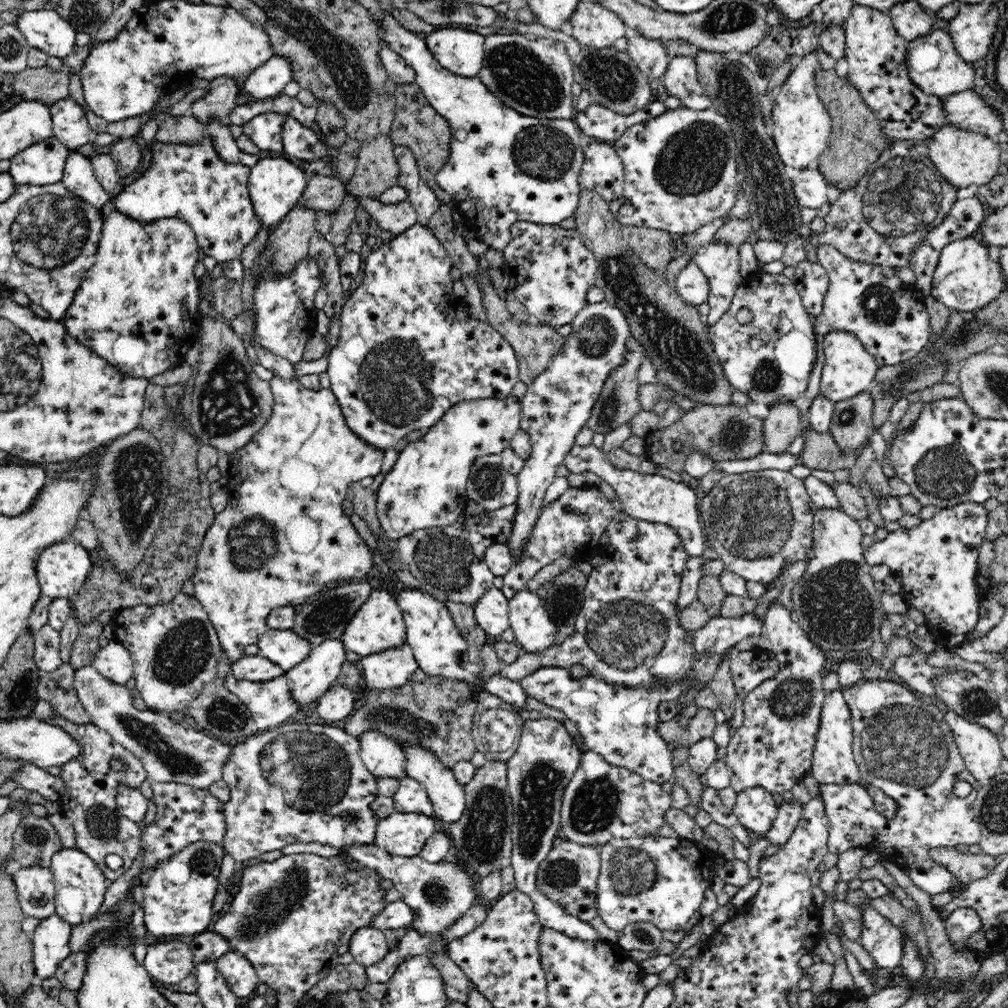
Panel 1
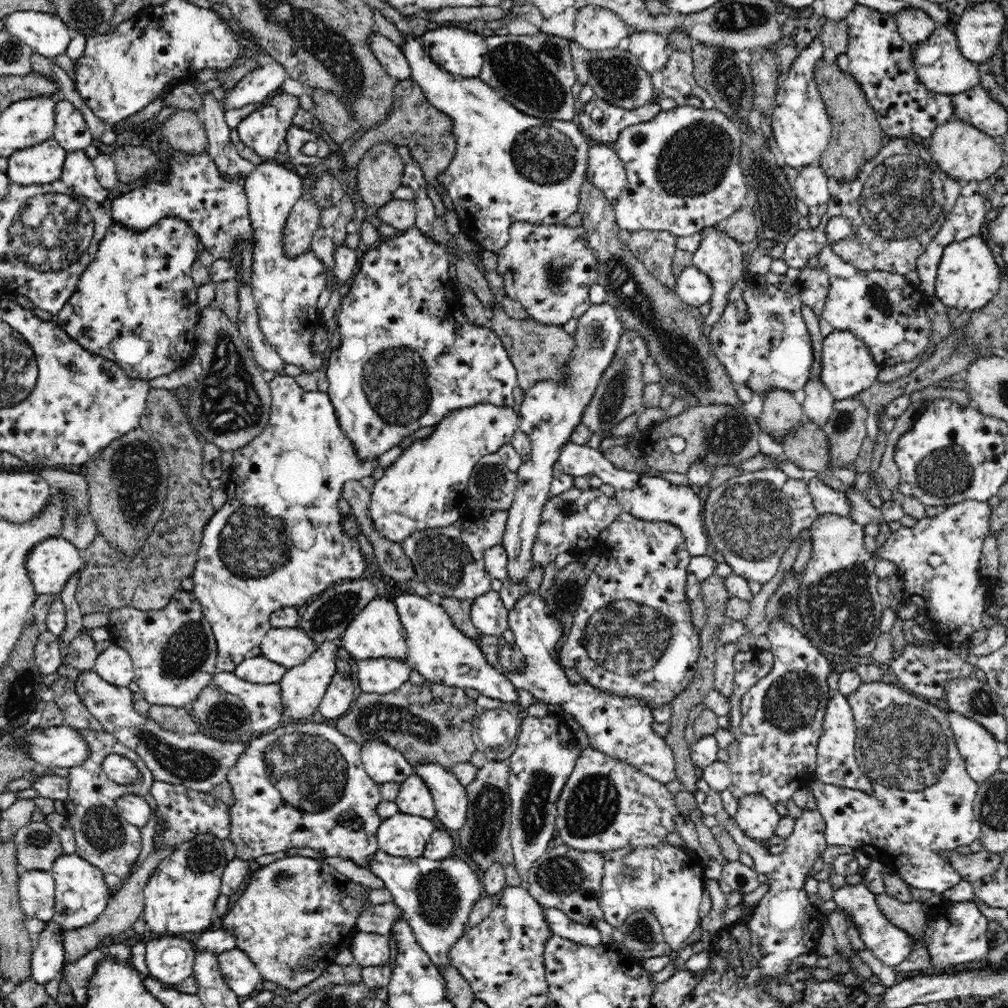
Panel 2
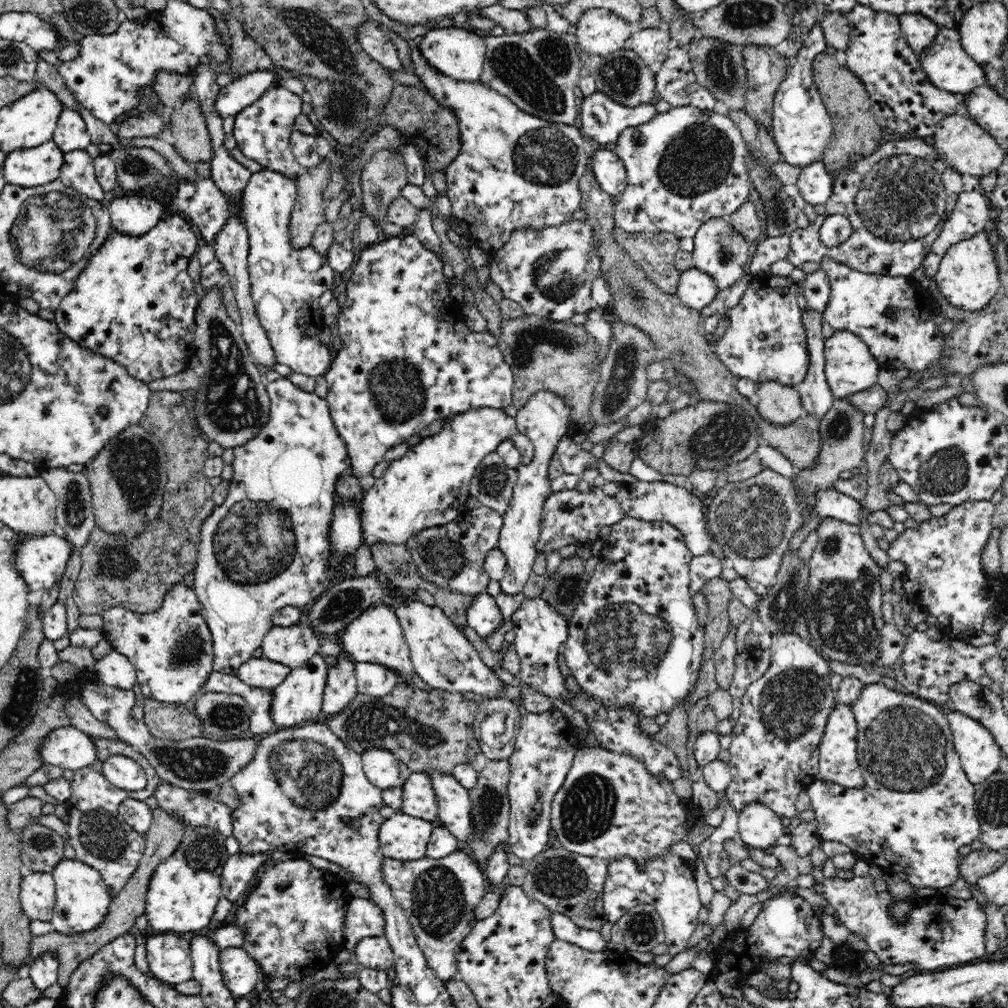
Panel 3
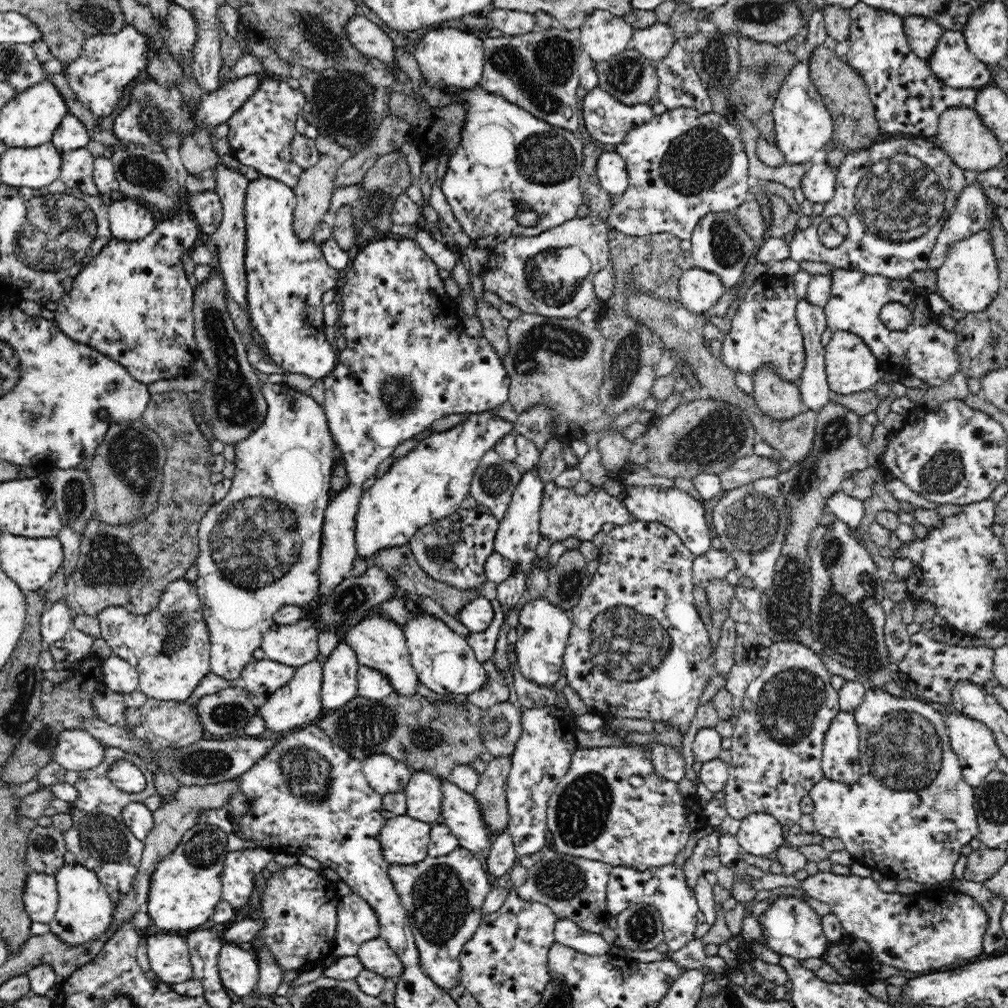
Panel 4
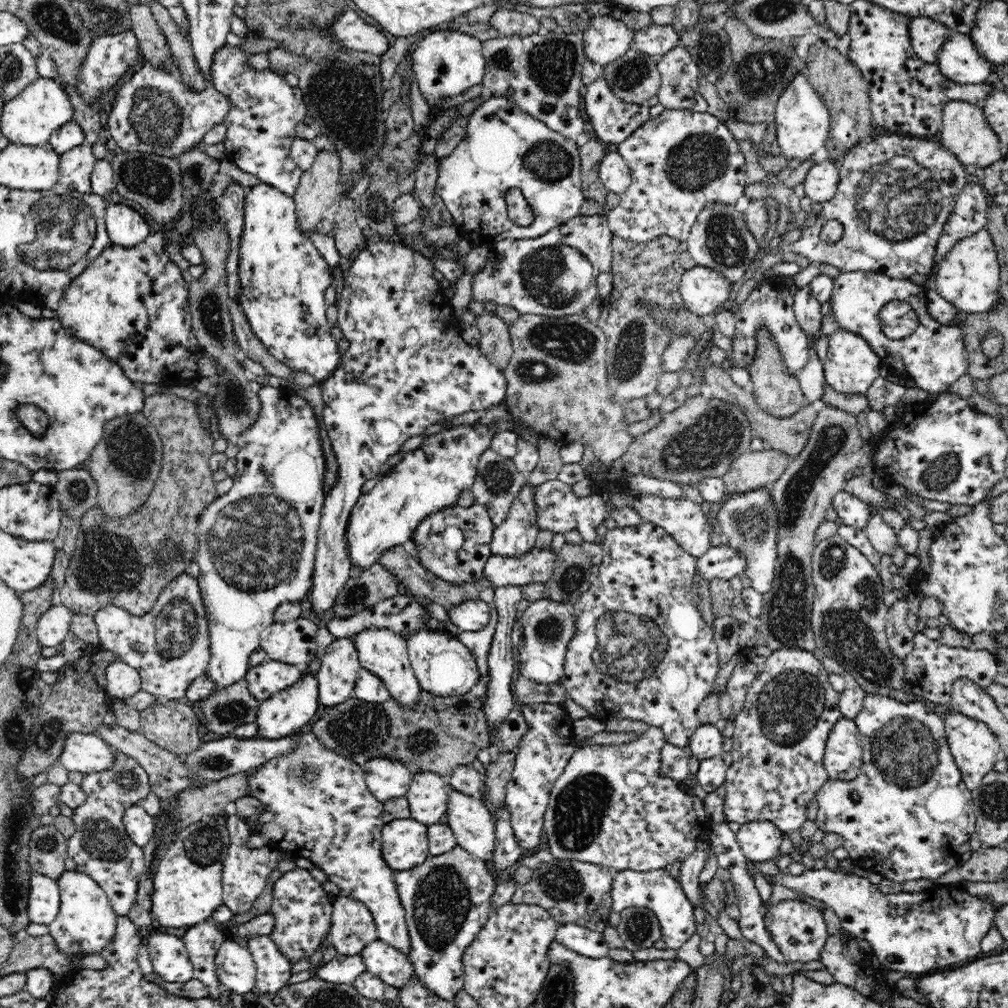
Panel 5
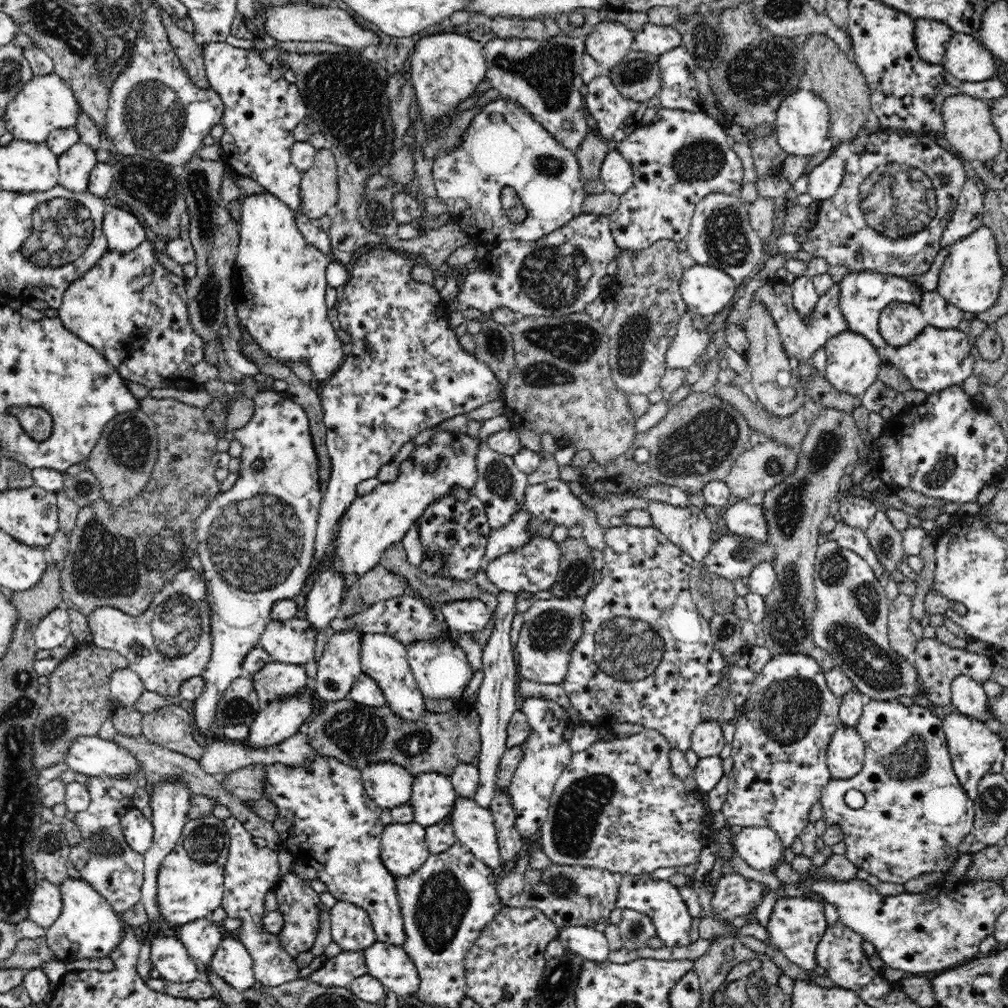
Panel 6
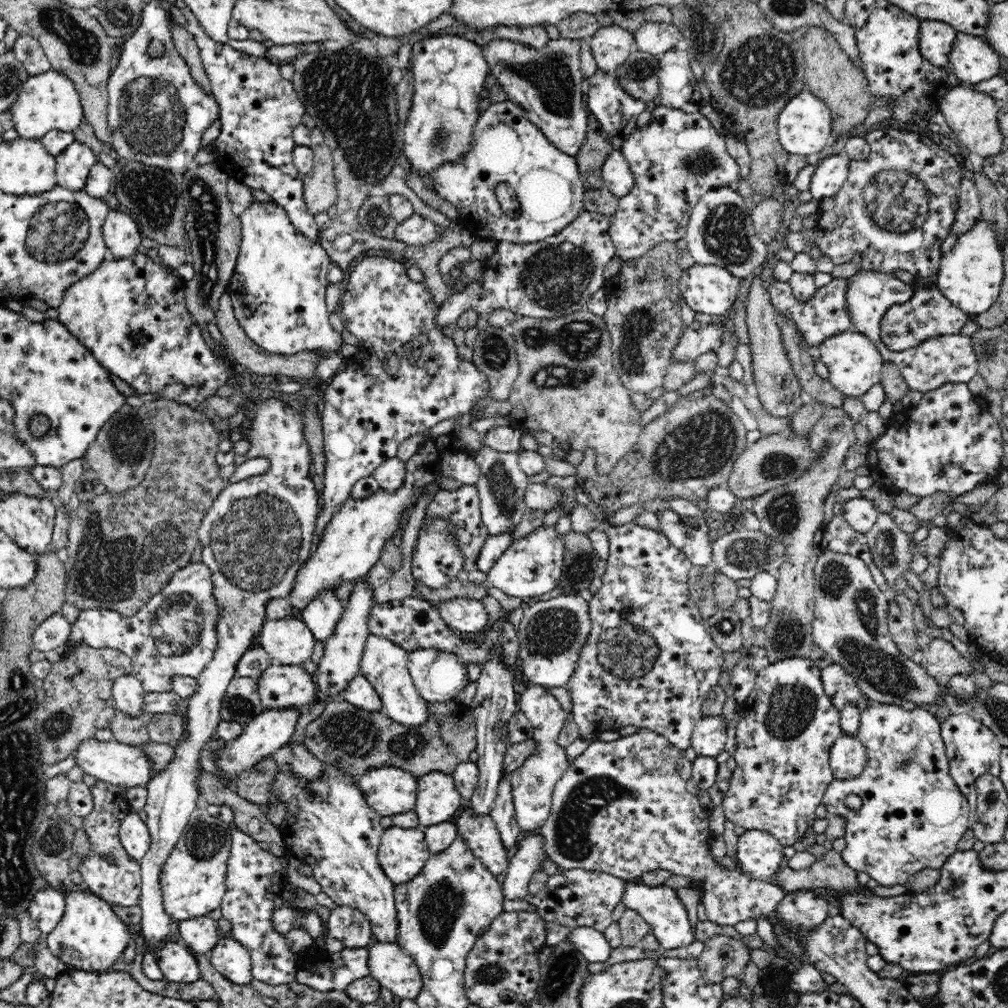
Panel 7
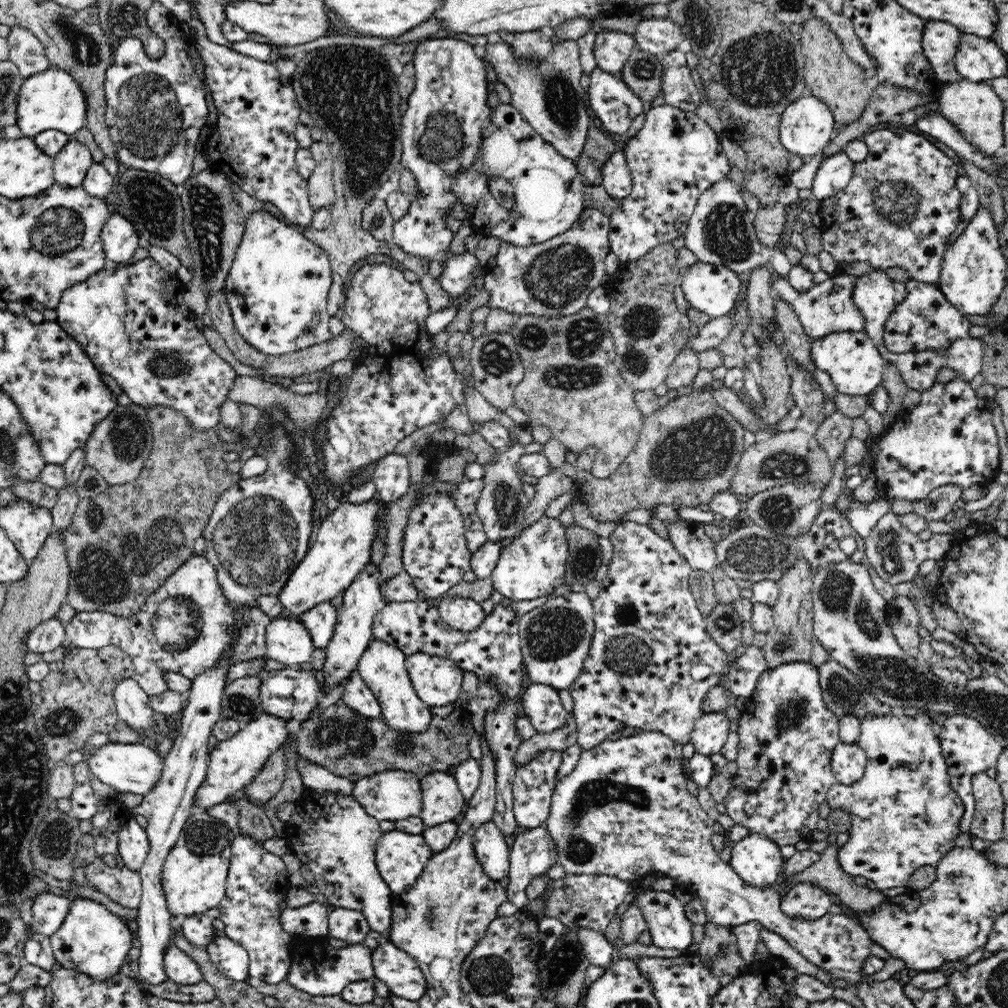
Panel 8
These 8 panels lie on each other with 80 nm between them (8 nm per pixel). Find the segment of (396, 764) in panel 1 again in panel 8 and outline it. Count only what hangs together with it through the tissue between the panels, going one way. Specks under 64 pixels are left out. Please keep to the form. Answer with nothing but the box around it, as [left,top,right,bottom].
[351,769,423,823]

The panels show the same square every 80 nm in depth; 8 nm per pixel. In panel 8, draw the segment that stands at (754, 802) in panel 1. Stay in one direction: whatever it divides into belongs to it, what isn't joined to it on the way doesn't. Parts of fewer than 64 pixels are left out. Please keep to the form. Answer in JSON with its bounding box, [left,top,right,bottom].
[729,833,785,889]

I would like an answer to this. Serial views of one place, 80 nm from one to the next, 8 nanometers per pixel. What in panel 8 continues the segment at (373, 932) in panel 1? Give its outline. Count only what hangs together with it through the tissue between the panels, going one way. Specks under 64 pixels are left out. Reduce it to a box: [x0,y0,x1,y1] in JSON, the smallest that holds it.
[372,941,427,1001]

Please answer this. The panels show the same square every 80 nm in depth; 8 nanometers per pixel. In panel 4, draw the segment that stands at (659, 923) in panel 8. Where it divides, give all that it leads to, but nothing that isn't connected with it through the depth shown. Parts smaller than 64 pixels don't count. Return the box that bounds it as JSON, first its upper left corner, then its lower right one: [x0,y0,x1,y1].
[607,864,699,952]

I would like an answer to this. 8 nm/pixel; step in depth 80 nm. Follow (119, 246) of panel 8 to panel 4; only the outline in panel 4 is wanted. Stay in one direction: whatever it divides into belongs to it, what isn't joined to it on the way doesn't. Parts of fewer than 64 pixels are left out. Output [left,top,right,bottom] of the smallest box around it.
[108,198,154,242]

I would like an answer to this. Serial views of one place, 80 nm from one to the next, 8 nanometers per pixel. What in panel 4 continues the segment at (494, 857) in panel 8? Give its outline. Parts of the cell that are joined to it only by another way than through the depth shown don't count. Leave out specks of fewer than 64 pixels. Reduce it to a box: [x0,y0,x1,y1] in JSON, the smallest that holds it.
[442,778,492,855]

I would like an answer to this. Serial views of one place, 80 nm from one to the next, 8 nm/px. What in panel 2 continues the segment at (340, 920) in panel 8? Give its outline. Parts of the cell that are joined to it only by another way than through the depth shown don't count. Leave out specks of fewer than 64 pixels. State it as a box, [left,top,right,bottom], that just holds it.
[354,902,403,935]

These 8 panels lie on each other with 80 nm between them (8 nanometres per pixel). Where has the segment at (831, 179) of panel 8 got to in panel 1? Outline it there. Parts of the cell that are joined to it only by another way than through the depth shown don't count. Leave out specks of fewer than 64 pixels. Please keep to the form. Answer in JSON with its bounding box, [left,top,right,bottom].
[793,166,829,208]

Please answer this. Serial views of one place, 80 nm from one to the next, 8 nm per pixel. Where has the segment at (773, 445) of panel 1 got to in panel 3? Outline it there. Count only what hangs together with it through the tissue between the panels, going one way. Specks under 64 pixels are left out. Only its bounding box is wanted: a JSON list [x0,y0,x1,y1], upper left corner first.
[756,380,804,425]

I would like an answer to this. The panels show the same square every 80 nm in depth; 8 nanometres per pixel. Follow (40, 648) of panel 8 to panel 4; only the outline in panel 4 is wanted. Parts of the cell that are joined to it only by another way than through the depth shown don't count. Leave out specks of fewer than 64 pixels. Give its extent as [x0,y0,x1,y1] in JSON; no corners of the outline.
[40,600,74,646]

